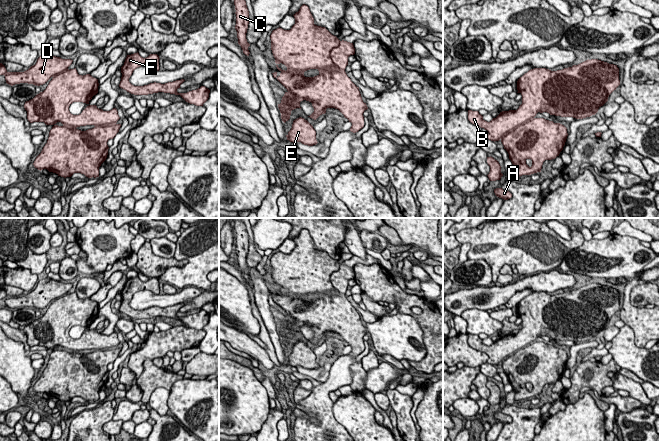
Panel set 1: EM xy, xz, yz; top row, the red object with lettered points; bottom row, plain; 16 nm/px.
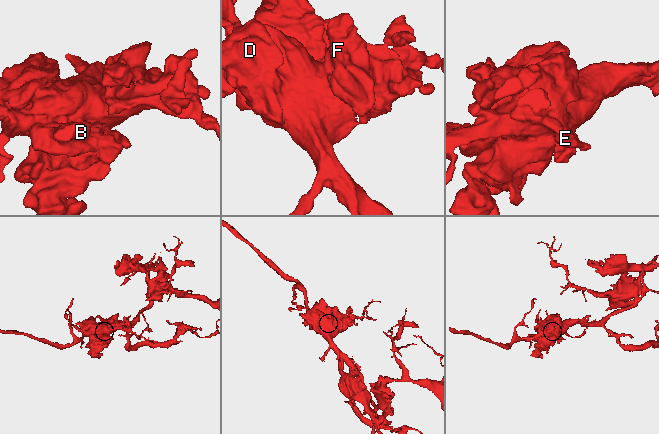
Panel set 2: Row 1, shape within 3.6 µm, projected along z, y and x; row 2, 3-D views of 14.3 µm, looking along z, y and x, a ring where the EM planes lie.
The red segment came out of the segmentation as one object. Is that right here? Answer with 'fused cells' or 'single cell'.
single cell

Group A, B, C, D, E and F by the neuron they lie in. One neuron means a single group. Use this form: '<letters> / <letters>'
A B C D E F

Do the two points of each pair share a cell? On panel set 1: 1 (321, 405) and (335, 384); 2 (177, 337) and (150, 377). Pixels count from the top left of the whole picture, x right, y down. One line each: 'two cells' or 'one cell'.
1: one cell
2: two cells

